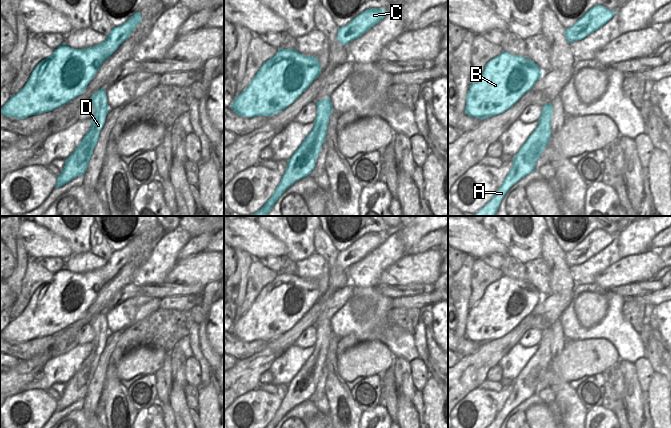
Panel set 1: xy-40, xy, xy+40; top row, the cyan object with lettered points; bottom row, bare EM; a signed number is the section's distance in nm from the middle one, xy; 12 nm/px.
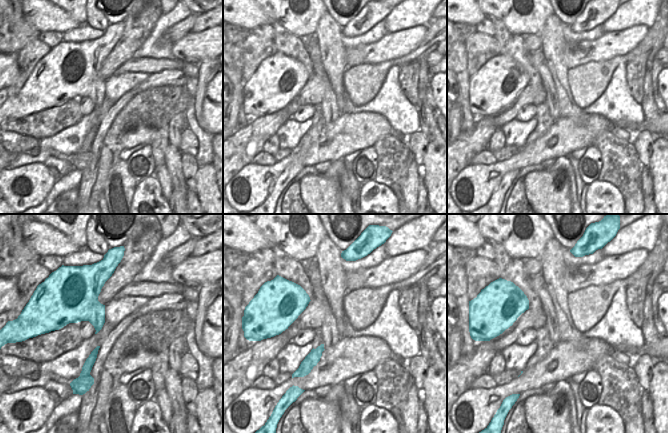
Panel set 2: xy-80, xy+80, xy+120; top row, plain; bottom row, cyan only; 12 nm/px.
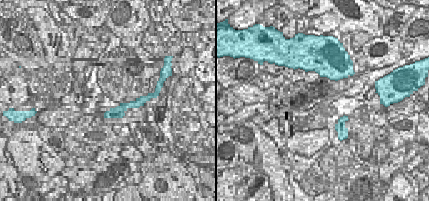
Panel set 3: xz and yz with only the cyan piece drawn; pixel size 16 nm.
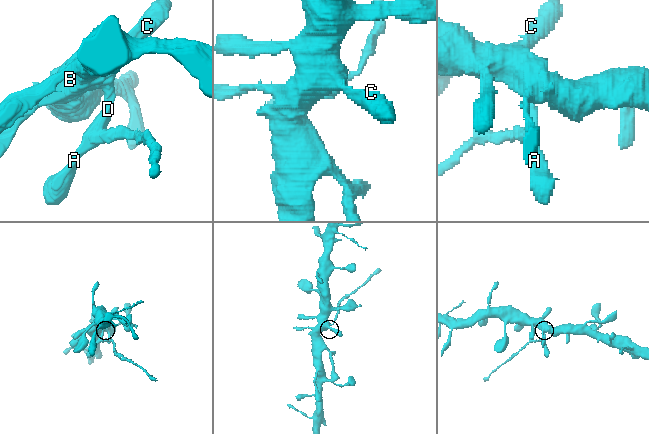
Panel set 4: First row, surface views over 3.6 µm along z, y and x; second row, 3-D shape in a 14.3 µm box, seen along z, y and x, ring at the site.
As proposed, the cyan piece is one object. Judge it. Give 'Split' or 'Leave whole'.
Split

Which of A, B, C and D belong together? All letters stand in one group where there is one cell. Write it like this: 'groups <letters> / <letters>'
groups A / B C D

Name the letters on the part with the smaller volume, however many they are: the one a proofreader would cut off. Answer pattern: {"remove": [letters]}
{"remove": ["A"]}

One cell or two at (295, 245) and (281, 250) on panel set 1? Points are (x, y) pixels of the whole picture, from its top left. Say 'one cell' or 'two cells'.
two cells

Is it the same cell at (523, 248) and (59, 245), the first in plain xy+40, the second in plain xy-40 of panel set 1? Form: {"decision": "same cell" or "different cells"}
{"decision": "different cells"}

